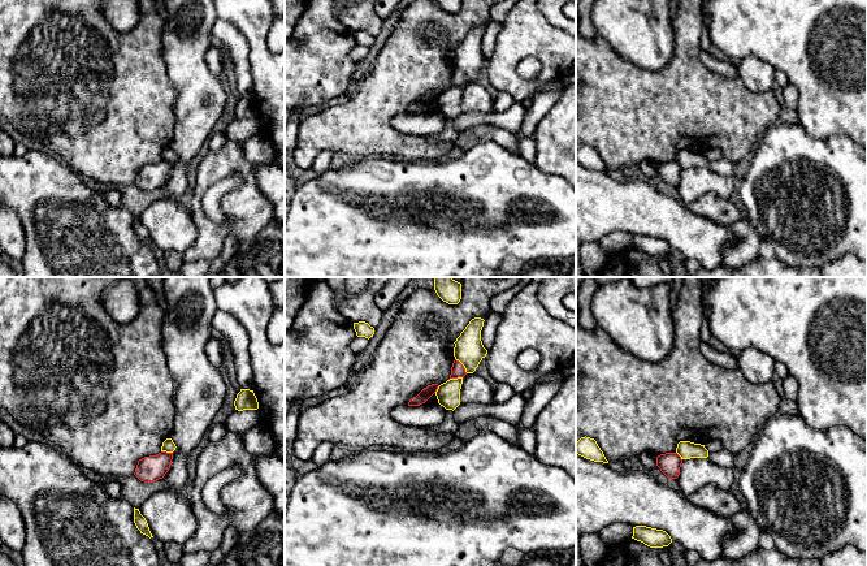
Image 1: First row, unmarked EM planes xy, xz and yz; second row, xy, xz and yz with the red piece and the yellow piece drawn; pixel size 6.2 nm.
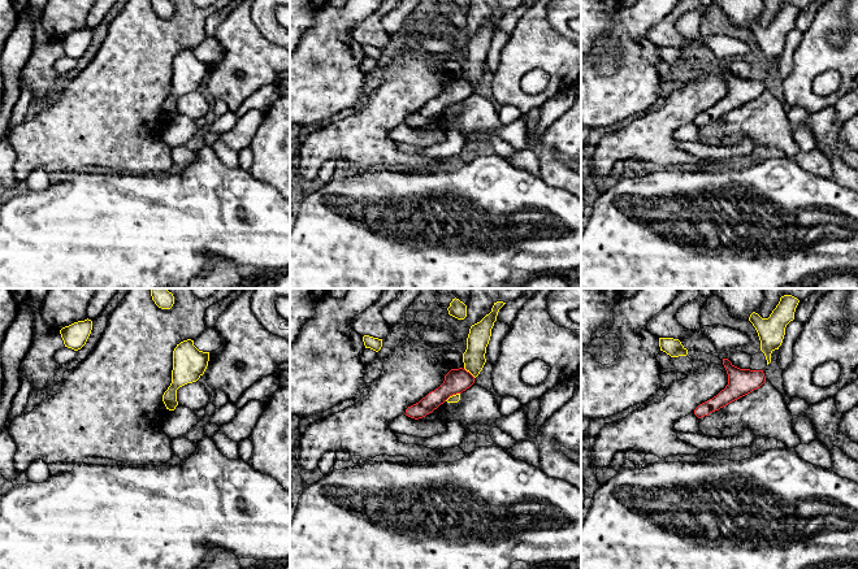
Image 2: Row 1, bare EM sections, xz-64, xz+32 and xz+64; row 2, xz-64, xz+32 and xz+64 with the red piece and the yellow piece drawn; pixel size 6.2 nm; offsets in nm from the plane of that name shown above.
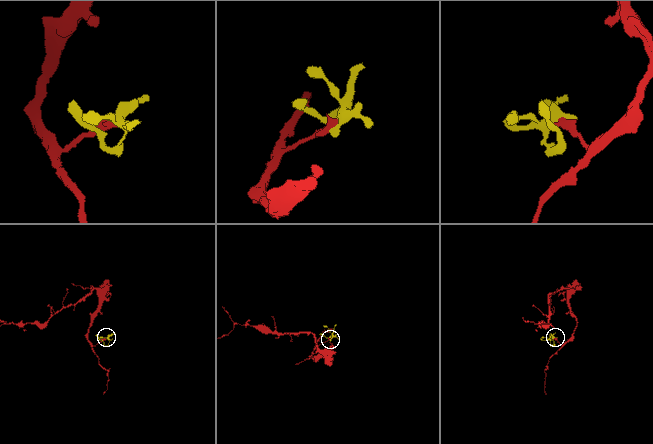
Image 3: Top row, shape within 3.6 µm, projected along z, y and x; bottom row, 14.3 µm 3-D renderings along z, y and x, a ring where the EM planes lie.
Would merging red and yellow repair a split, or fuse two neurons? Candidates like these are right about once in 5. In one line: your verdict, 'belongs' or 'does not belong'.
does not belong

